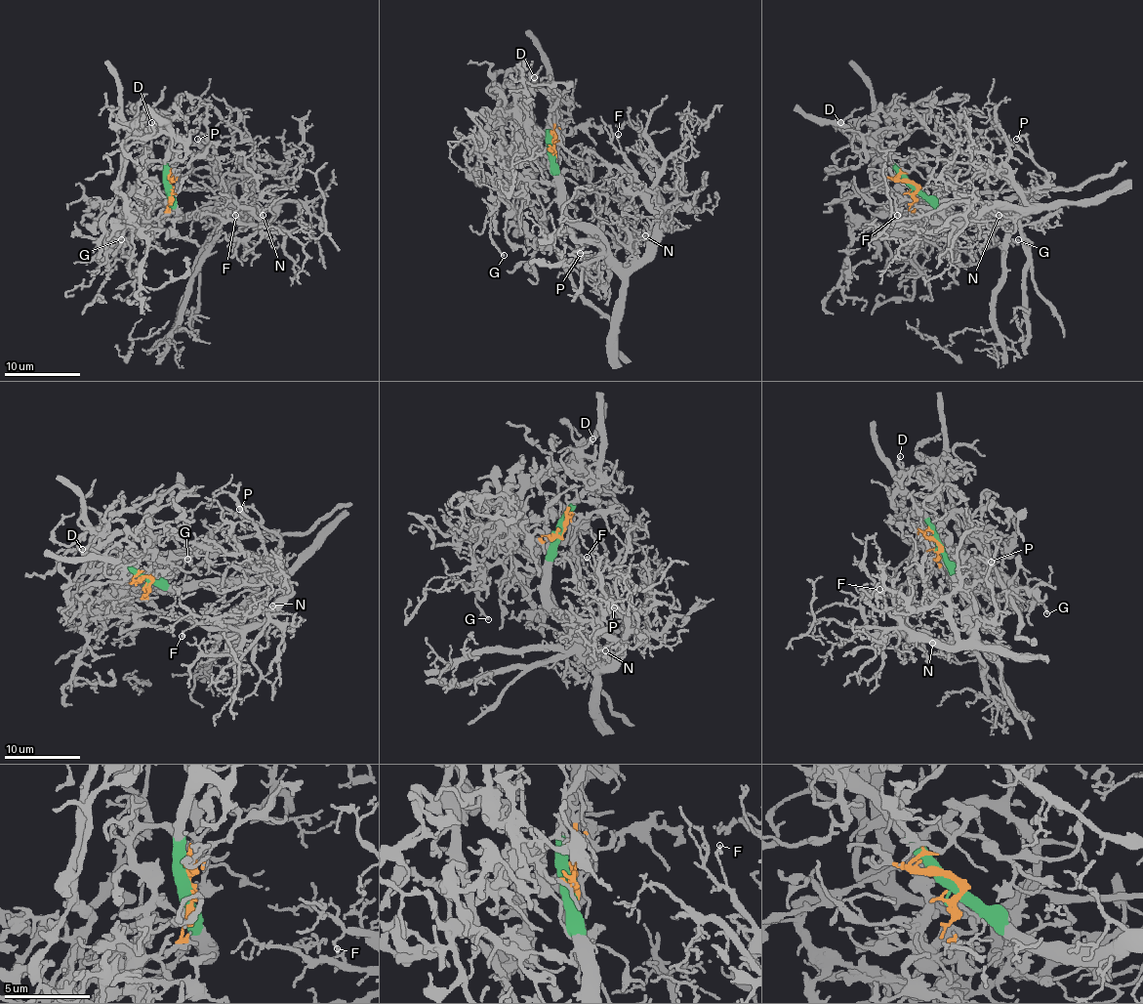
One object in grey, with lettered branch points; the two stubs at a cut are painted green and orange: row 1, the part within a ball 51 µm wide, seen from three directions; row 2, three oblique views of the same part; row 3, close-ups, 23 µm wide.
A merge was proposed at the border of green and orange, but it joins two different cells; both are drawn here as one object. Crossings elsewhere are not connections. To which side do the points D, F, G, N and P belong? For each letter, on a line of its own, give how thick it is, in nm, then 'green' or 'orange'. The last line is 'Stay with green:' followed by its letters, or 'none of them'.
D: 160 nm | orange
F: 140 nm | green
G: 130 nm | orange
N: 60 nm | green
P: 90 nm | green
Stay with green: F, N, P

